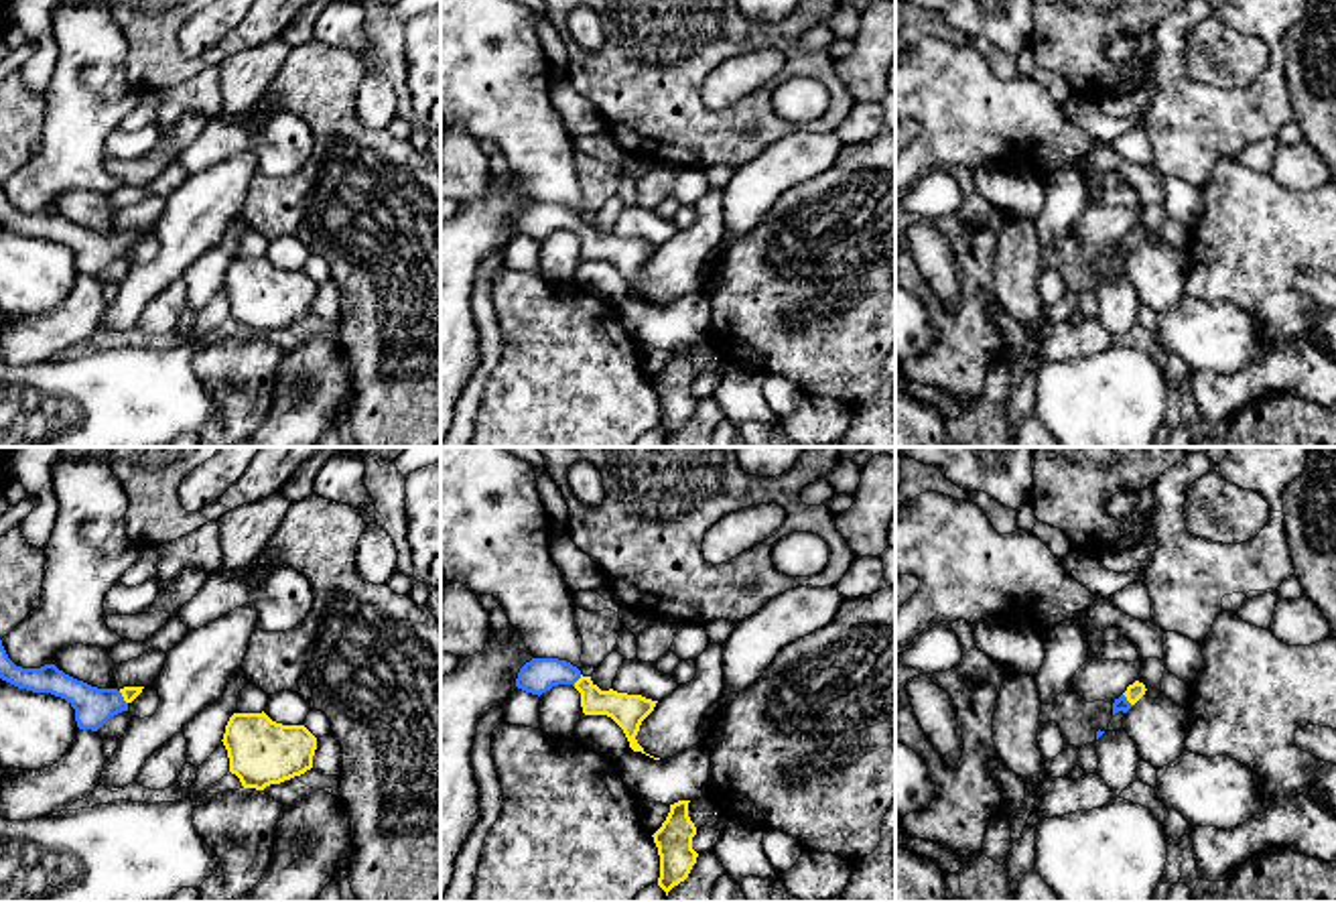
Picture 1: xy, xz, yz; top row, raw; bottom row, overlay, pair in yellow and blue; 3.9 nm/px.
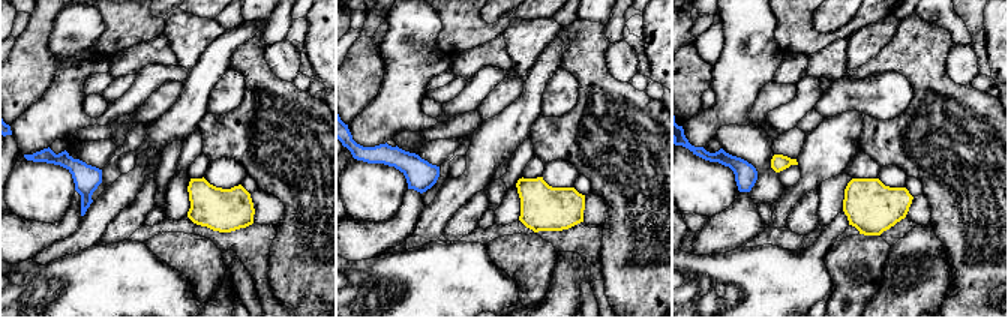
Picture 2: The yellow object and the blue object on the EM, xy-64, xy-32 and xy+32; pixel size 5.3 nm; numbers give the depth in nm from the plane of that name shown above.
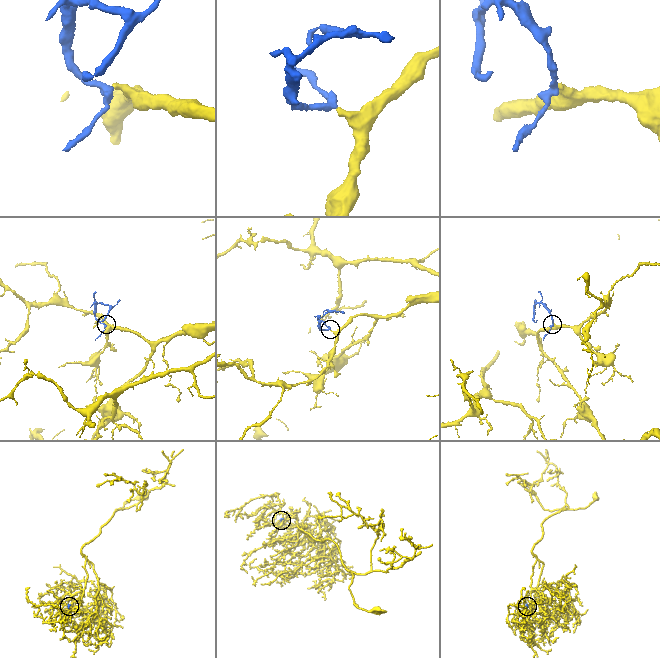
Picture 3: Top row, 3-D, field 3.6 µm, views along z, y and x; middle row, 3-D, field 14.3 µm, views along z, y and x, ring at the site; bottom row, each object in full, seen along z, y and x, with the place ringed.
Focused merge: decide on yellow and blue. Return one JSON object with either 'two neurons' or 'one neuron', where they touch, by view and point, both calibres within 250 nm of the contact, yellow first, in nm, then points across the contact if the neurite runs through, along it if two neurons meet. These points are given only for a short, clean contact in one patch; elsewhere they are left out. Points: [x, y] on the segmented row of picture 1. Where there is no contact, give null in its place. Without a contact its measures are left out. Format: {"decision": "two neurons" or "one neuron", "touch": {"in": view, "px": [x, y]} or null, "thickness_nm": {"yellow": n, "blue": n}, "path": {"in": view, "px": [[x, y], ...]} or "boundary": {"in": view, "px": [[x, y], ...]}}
{"decision": "one neuron", "touch": {"in": "xy", "px": [122, 695]}, "thickness_nm": {"yellow": 60, "blue": 150}, "path": {"in": "xy", "px": [[128, 693], [122, 695], [92, 705]]}}

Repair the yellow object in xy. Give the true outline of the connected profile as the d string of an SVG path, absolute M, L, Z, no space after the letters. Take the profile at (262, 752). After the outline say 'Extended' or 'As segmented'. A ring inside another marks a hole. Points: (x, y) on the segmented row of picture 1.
M233 713L223 746L229 772L244 788L264 790L313 768L317 737L305 725L282 725L262 713Z. As segmented

